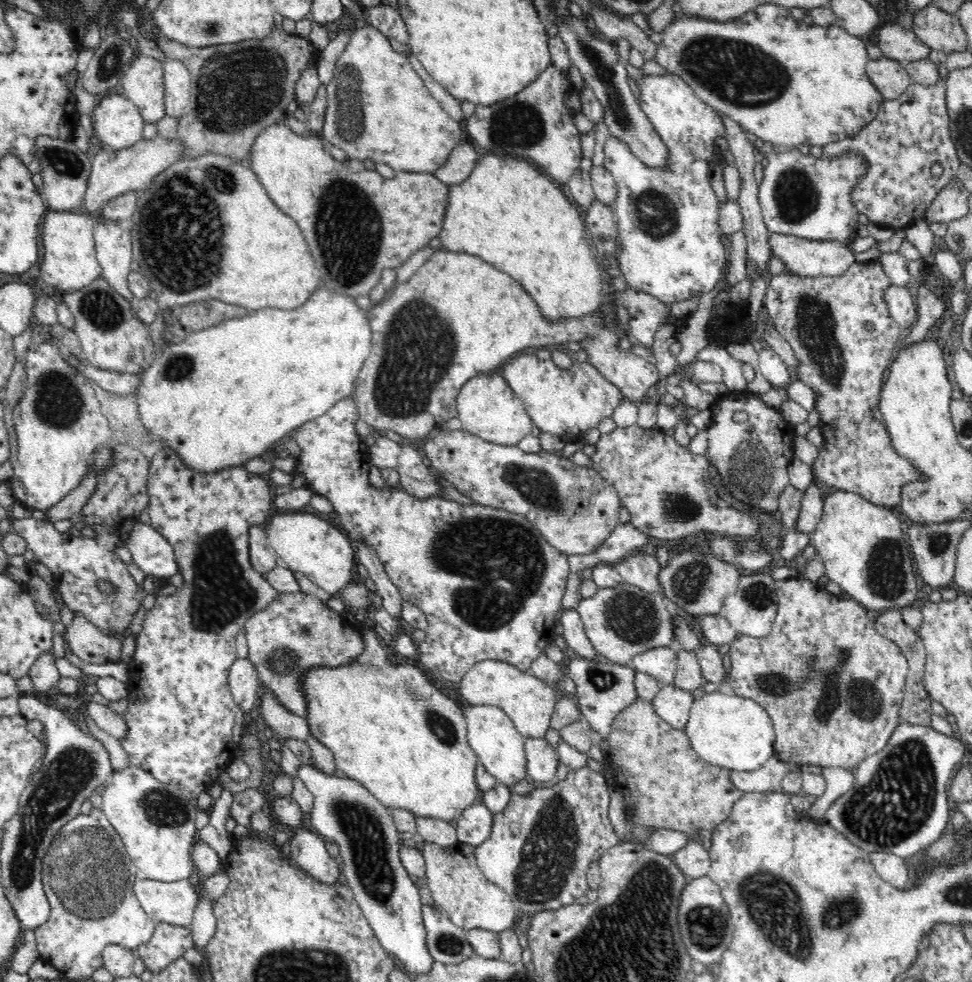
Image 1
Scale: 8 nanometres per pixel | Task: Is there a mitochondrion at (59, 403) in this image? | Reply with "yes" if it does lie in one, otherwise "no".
yes

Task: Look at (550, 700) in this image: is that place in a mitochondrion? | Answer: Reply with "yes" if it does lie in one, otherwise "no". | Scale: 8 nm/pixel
no

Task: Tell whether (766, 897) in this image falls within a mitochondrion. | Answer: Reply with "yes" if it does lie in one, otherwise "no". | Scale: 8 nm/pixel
yes

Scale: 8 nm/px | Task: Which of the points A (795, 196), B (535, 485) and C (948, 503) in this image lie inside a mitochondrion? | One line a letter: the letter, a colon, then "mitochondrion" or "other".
A: mitochondrion
B: mitochondrion
C: other

